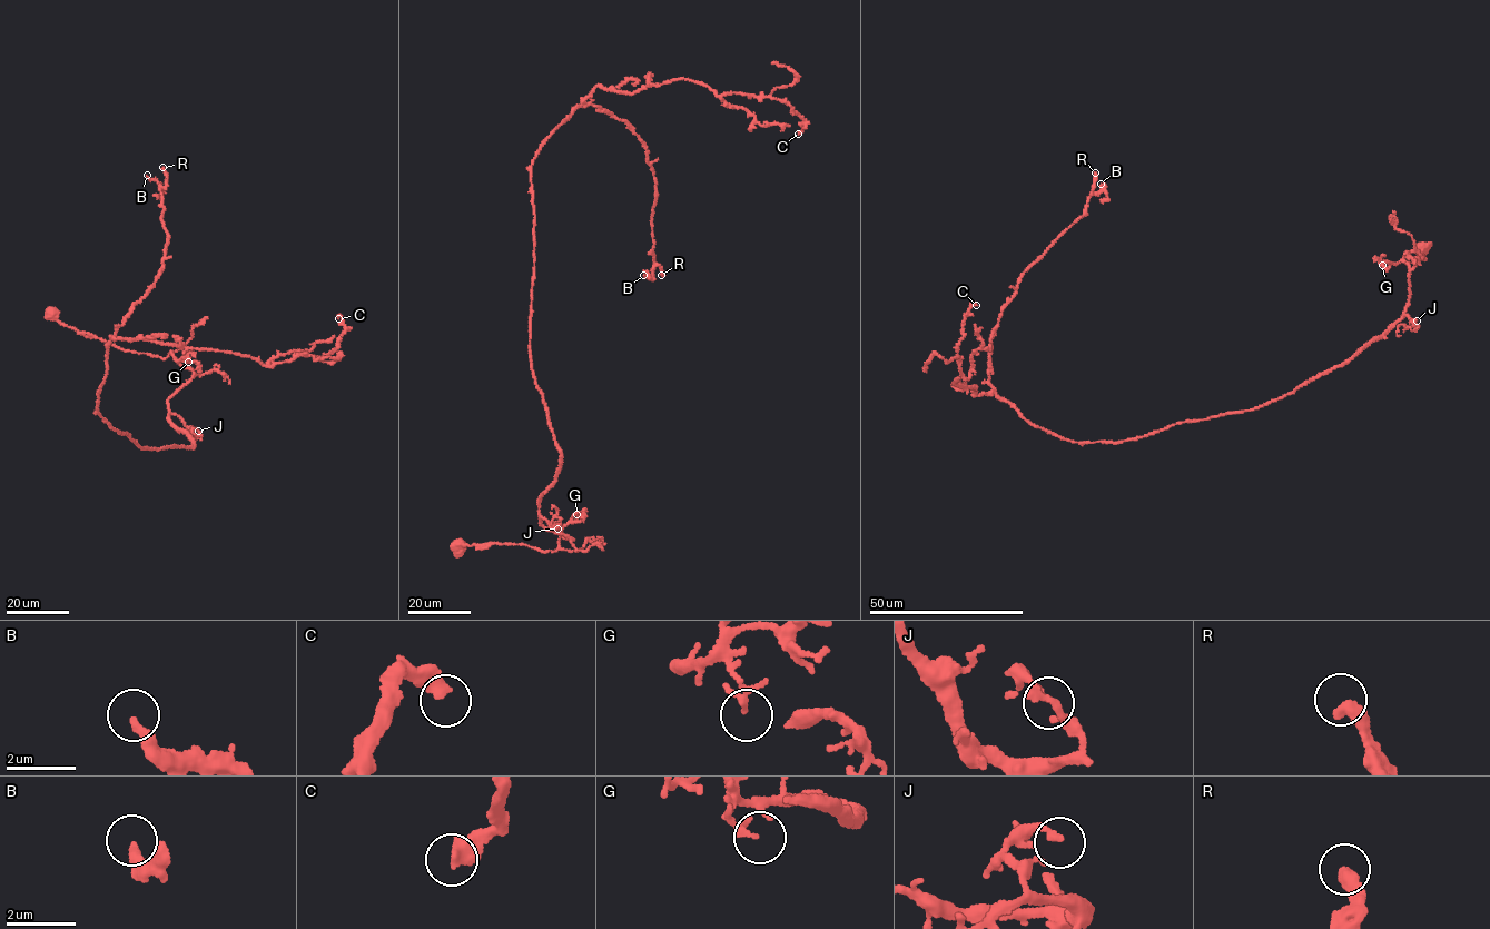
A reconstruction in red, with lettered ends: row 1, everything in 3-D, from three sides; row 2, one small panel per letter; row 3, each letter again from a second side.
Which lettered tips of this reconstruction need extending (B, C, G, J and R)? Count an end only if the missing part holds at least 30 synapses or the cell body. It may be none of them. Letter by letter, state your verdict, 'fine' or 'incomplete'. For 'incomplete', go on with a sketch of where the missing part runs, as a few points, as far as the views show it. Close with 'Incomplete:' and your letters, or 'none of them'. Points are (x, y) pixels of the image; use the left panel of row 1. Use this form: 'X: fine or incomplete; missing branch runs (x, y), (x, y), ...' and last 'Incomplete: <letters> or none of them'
B: fine
C: fine
G: fine
J: fine
R: fine
Incomplete: none of them

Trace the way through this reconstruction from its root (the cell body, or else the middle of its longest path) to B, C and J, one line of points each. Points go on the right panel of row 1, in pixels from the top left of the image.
B: (1421, 248), (1402, 259), (1403, 317), (1349, 361), (1249, 409), (1076, 443), (996, 393), (989, 343), (1101, 184)
C: (1421, 248), (1402, 259), (1403, 317), (1349, 361), (1121, 442), (1063, 438), (955, 383), (976, 305)
J: (1421, 248), (1419, 263), (1417, 250), (1402, 259), (1410, 275), (1403, 314), (1418, 326), (1411, 320), (1417, 320)

